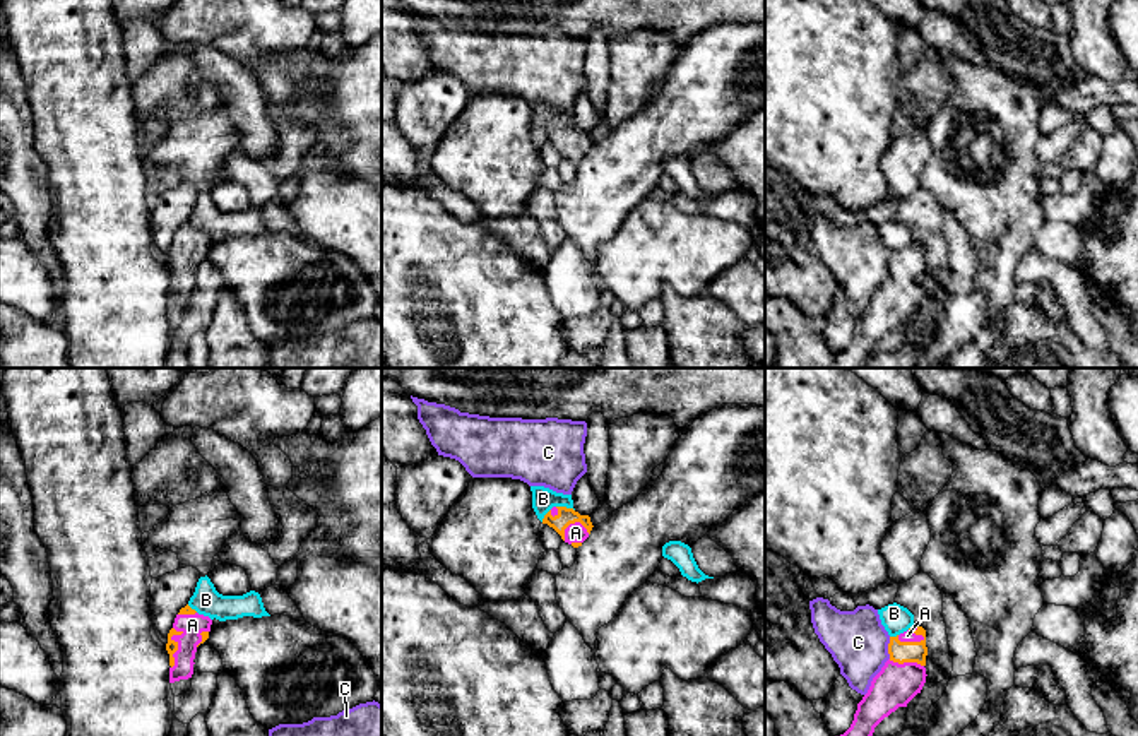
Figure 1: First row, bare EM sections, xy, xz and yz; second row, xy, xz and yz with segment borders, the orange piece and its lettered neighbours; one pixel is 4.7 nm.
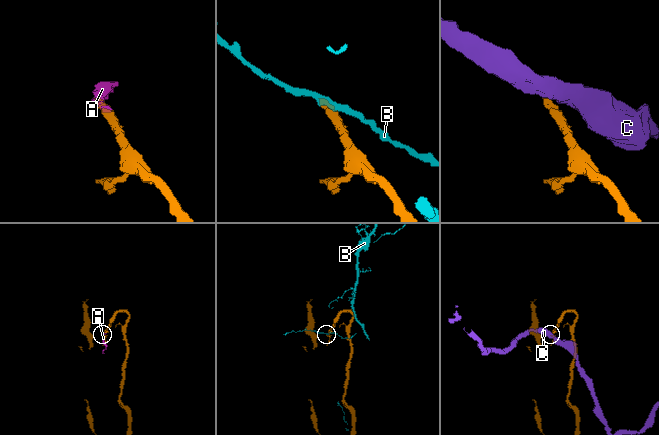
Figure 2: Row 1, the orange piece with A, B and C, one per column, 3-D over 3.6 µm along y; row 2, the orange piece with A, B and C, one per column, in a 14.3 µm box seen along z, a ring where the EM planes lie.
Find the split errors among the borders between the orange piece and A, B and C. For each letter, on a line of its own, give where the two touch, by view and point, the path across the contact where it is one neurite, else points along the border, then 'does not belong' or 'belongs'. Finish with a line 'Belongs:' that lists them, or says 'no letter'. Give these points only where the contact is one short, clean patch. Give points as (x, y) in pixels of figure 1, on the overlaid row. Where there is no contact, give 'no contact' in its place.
A: meets orange in xy at (177, 647); runs through xy (171, 646), (177, 647), (192, 625); belongs
B: meets orange in xz at (565, 507); border along xz (557, 505), (574, 510); does not belong
C: meets orange in yz at (889, 647); border along yz (890, 637), (889, 658); does not belong
Belongs: A

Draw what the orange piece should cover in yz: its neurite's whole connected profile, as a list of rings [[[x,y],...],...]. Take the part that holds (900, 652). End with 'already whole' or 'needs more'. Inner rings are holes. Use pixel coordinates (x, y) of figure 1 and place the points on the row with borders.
[[[912,625],[890,637],[890,659],[873,678],[868,693],[857,703],[851,727],[840,736],[873,736],[874,727],[921,693],[926,683],[926,630]]] | needs more

